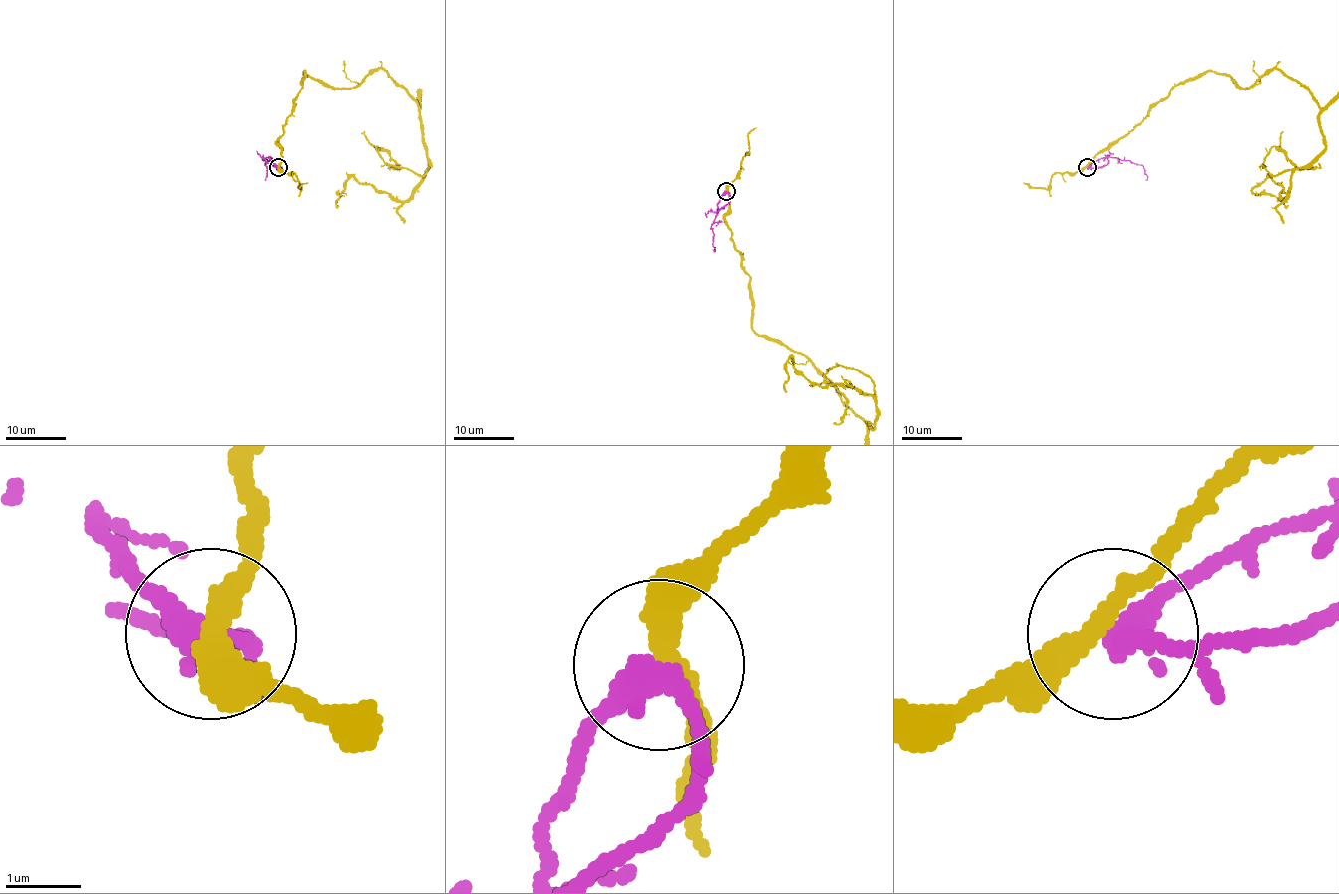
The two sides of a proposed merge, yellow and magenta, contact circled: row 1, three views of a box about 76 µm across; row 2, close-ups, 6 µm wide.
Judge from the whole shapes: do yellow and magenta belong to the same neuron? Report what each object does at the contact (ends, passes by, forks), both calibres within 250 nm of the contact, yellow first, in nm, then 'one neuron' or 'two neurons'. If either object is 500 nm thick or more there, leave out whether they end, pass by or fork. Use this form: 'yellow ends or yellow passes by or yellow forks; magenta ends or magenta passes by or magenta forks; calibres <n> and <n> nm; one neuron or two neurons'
yellow passes by; magenta passes by; calibres 320 and 320 nm; two neurons

